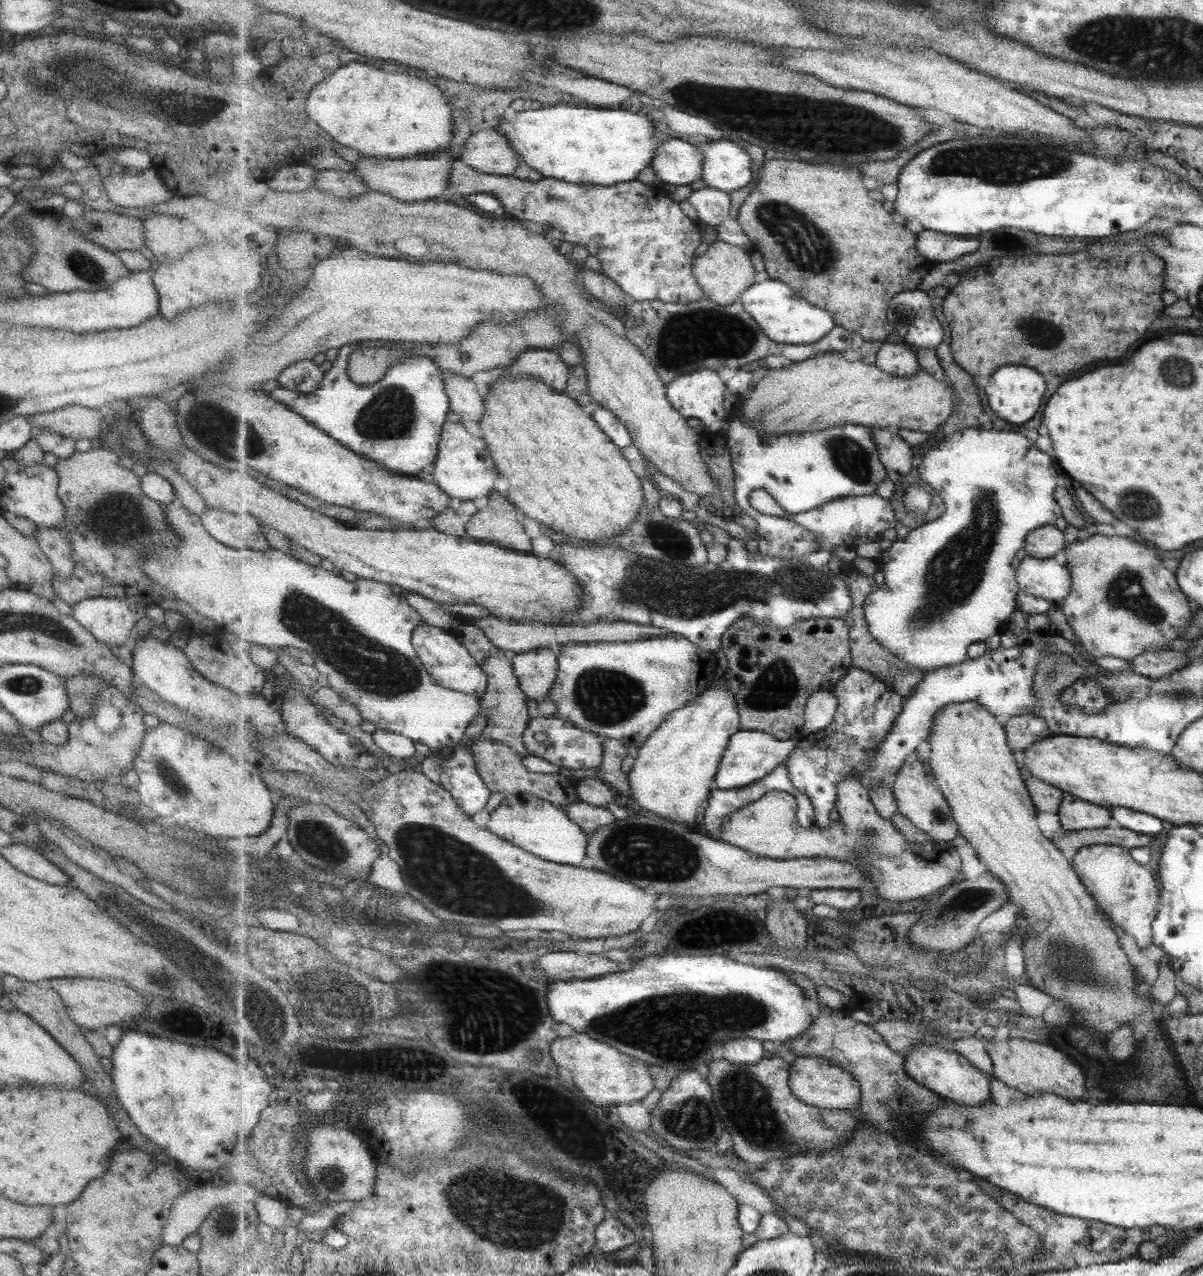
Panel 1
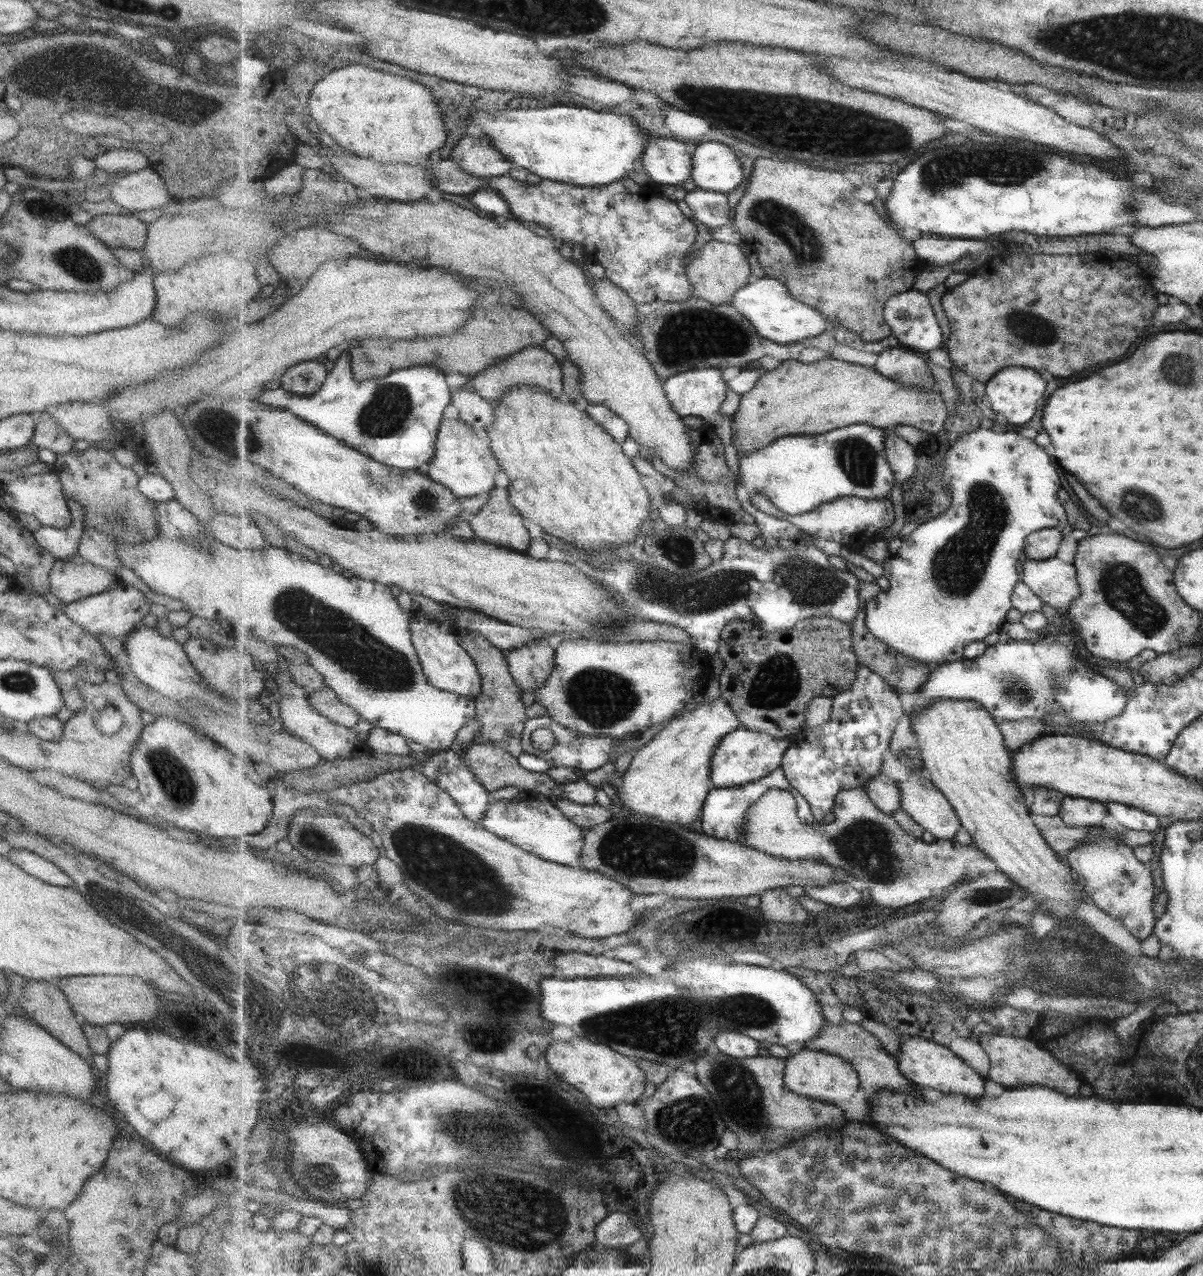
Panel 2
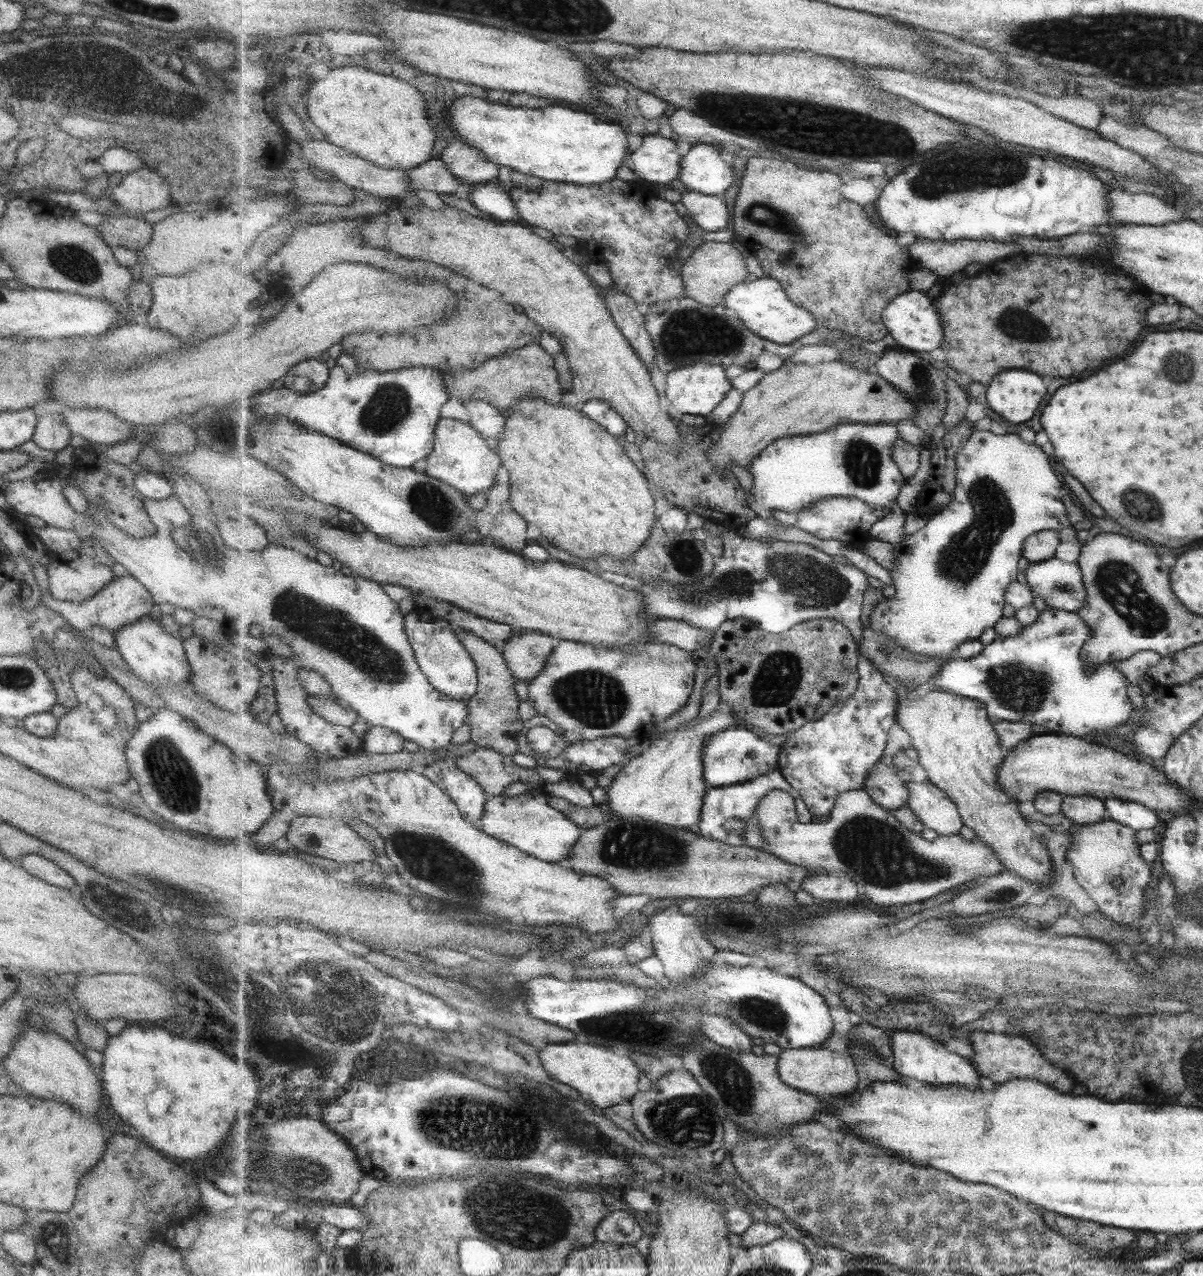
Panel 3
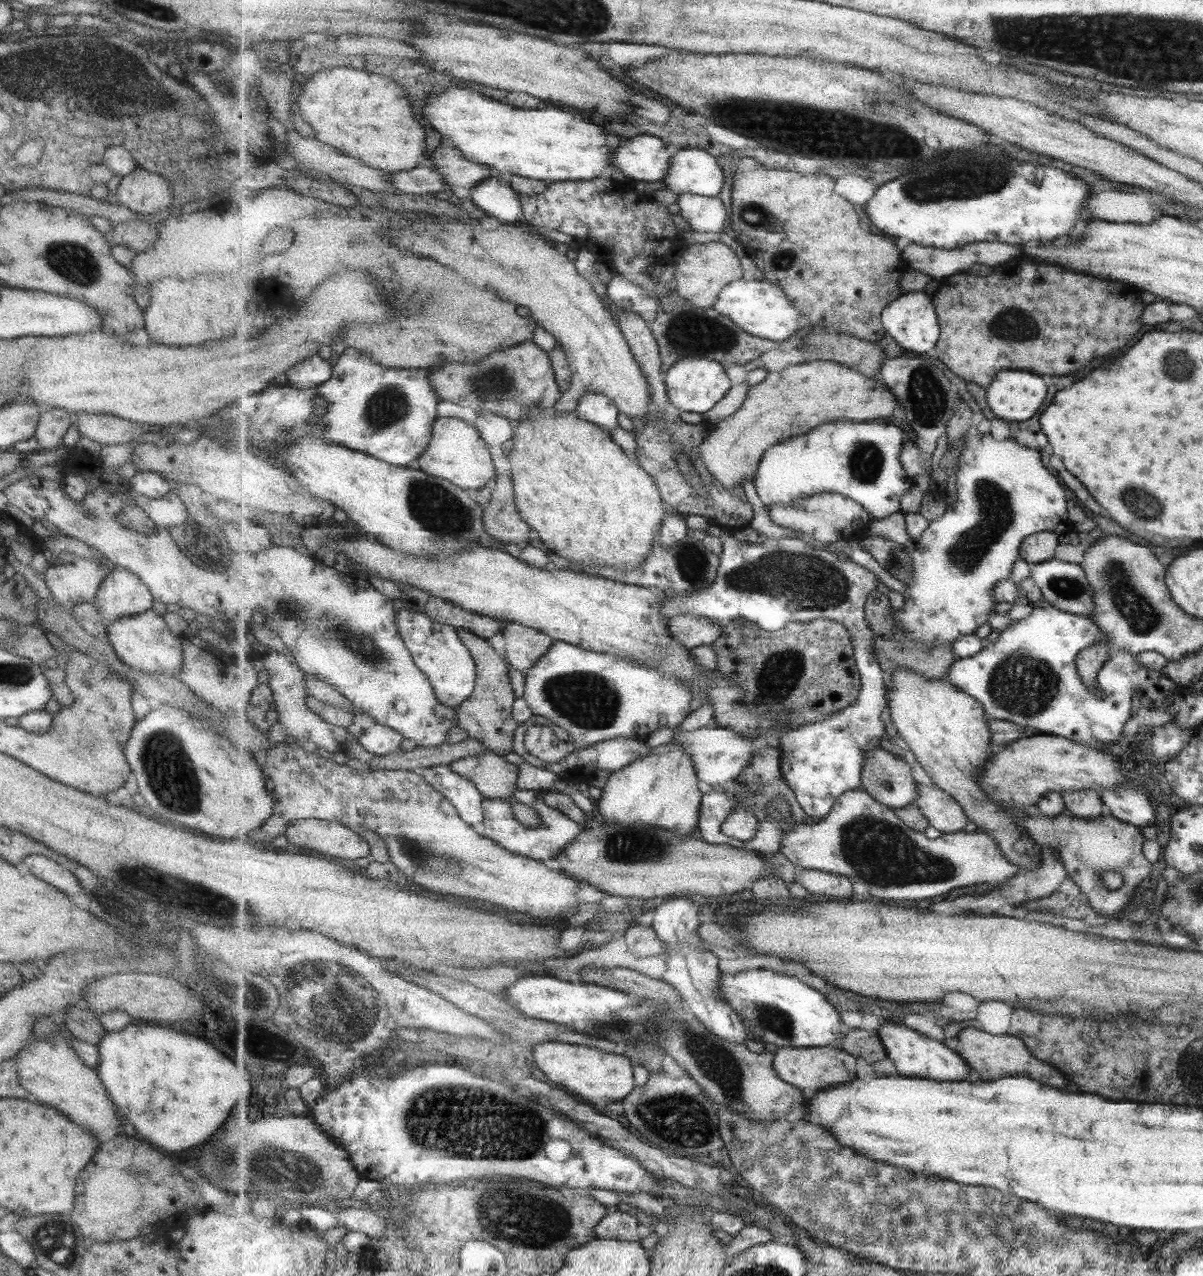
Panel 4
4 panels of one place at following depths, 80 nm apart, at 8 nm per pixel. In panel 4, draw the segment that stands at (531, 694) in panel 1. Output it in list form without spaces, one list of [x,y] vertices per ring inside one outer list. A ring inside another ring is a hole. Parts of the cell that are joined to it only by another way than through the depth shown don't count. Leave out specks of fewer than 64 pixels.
[[[511,621],[505,623],[501,634],[506,642],[503,656],[511,668],[520,671],[523,676],[535,668],[535,664],[556,642],[536,628]]]

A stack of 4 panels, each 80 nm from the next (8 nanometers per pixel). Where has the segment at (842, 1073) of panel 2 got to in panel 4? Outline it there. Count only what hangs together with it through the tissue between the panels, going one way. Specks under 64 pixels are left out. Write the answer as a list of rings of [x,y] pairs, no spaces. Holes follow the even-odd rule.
[[[778,1047],[774,1053],[774,1067],[778,1075],[789,1084],[805,1091],[807,1097],[817,1091],[852,1081],[857,1077],[857,1057],[847,1051],[832,1047],[797,1048]]]

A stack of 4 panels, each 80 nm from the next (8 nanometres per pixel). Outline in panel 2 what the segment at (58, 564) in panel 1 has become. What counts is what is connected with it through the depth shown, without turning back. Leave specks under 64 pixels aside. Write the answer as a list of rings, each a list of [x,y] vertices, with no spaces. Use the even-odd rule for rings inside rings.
[[[75,516],[69,527],[55,528],[41,525],[32,532],[37,544],[57,561],[64,561],[78,554],[77,547],[83,531],[83,516]]]

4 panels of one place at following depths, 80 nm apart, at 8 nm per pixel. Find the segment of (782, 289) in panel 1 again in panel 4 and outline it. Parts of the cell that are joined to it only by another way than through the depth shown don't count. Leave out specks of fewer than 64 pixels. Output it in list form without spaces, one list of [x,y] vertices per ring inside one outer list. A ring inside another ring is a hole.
[[[743,278],[728,284],[721,291],[713,307],[745,332],[775,342],[787,340],[807,321],[779,286],[753,279]]]

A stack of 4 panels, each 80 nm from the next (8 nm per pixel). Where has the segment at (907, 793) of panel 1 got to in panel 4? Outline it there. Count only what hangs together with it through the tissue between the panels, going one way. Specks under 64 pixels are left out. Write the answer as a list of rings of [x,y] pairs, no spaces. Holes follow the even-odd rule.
[[[936,784],[933,787],[918,786],[920,798],[915,803],[930,820],[931,826],[943,833],[956,833],[963,831],[969,824],[965,807],[945,789]]]

